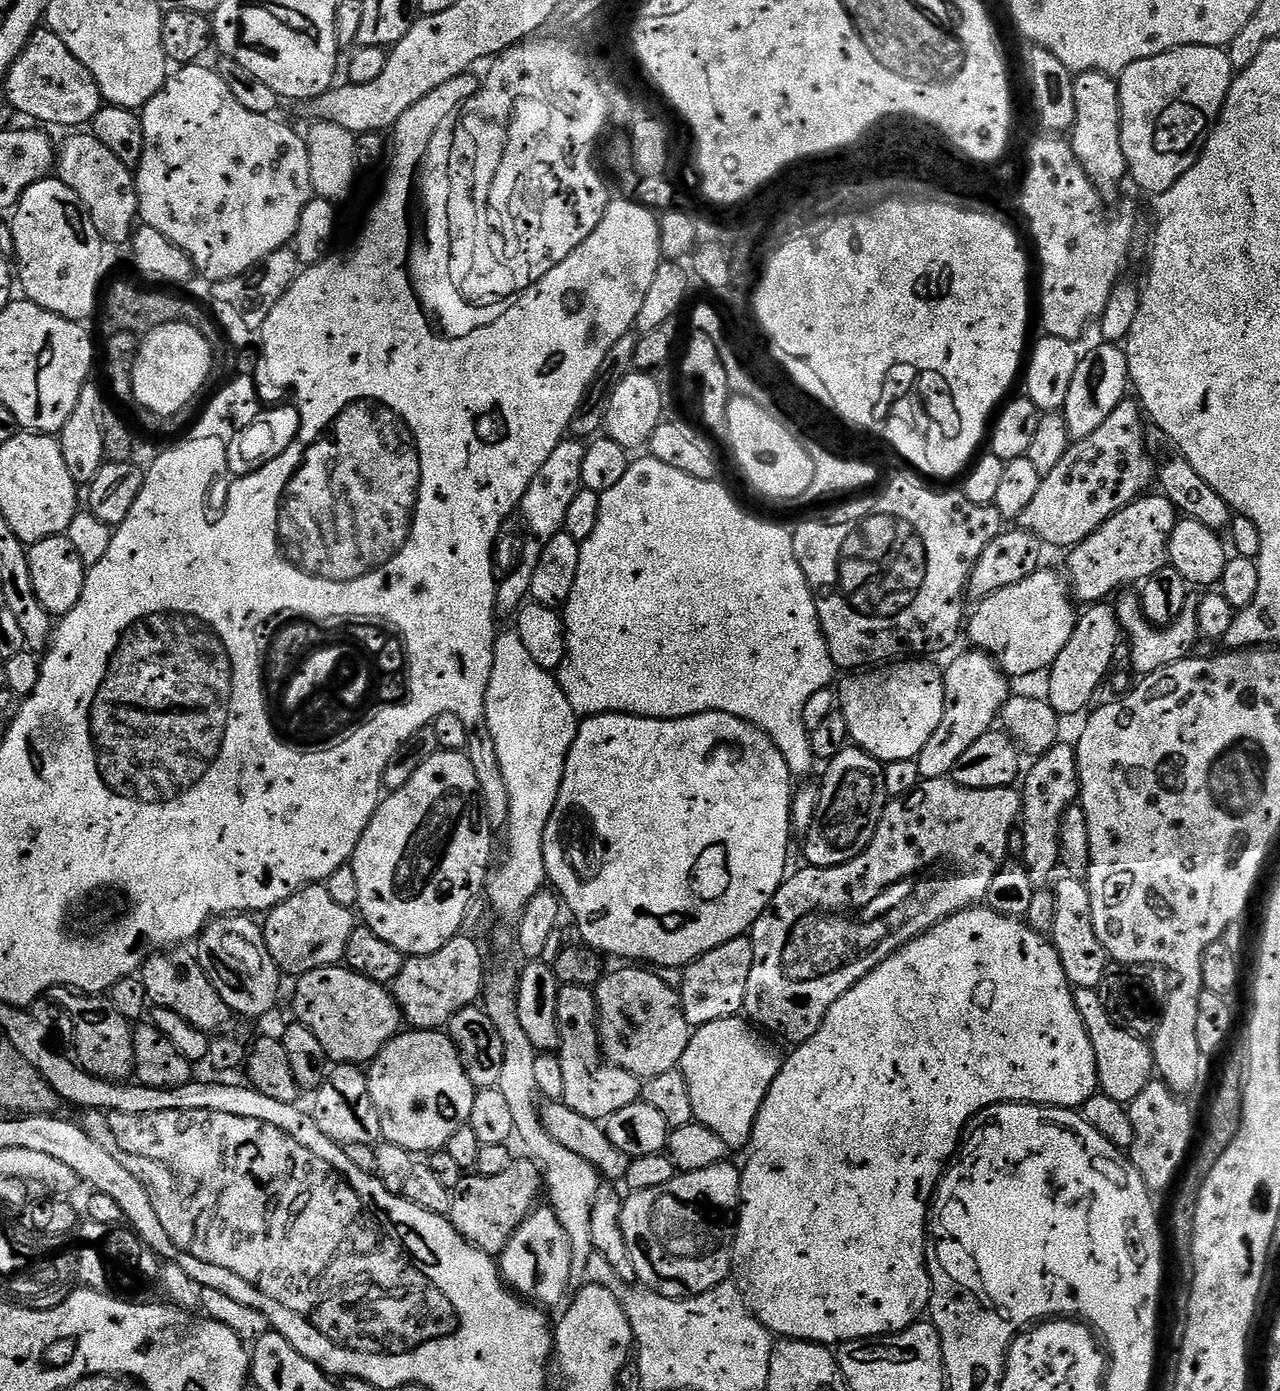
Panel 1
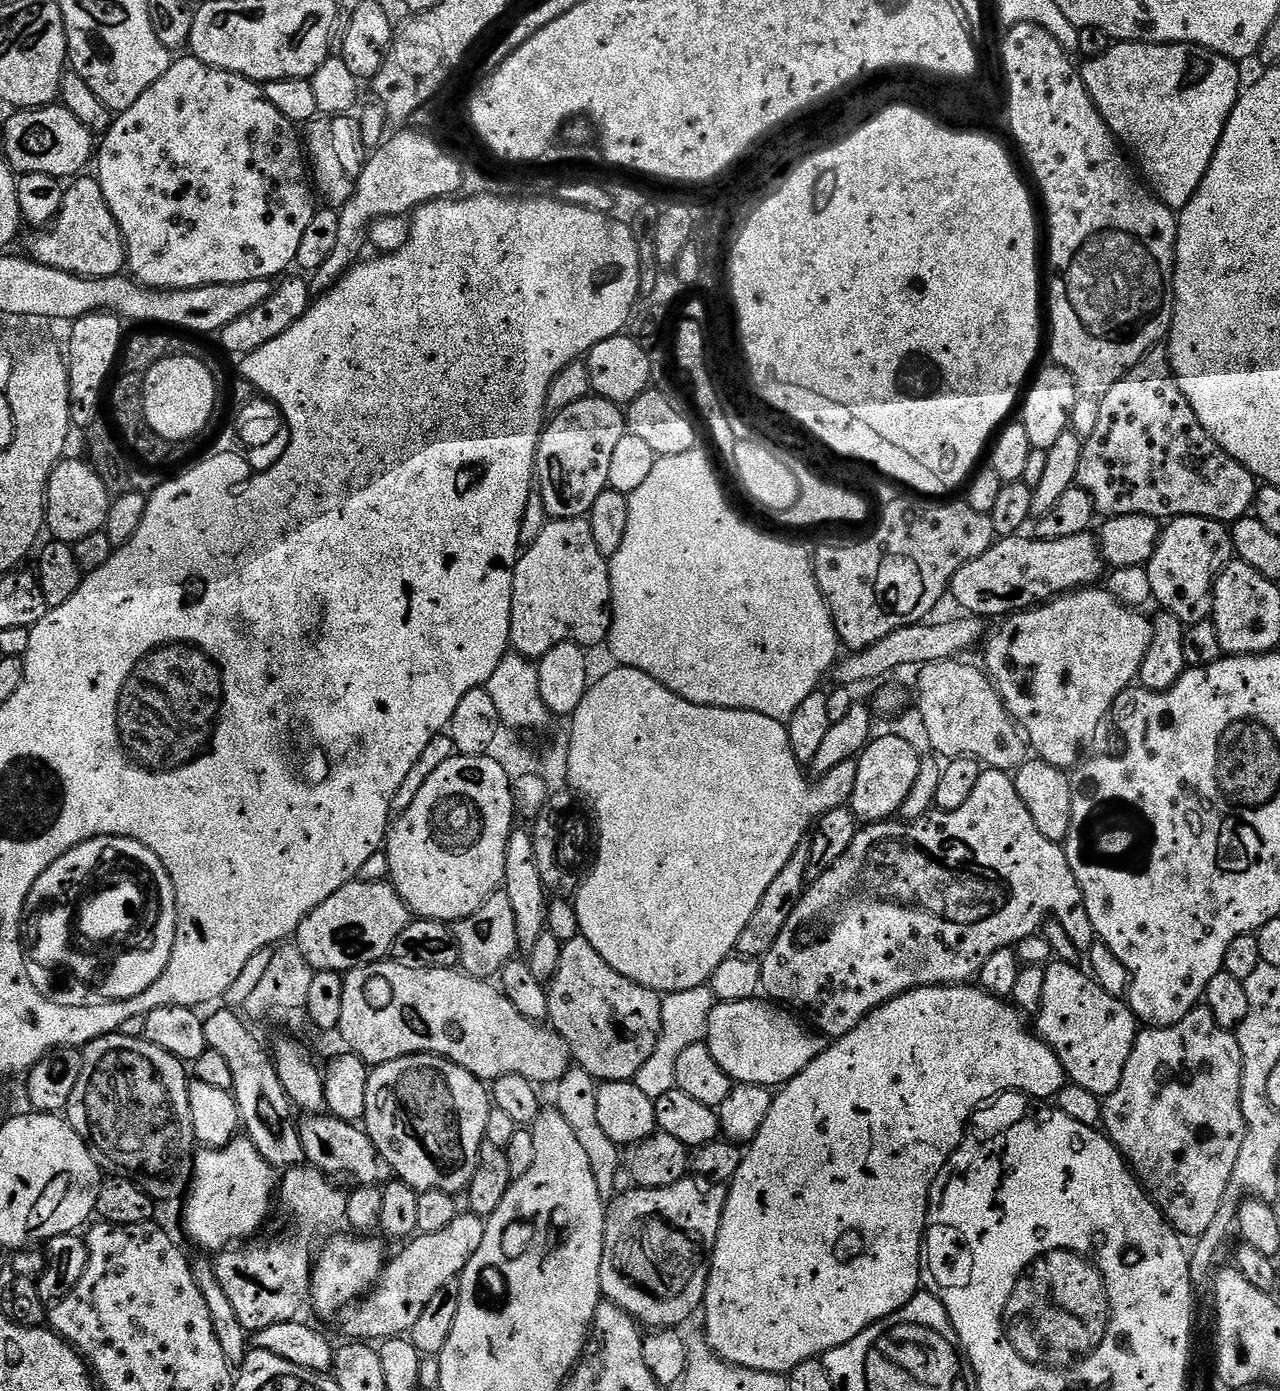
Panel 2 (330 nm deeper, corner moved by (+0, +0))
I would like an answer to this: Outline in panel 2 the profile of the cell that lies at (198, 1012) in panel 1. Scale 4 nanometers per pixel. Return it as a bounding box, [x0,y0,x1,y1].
[298,1114,390,1186]

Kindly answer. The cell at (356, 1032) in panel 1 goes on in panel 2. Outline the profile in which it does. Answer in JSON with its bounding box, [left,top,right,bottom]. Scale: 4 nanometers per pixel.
[338,962,573,1086]

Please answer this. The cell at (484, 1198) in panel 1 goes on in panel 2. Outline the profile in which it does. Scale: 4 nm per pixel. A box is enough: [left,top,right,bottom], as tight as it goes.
[339,1212,485,1342]

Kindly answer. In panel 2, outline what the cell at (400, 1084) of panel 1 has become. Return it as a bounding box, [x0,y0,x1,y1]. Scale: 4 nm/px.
[362,1056,490,1194]

